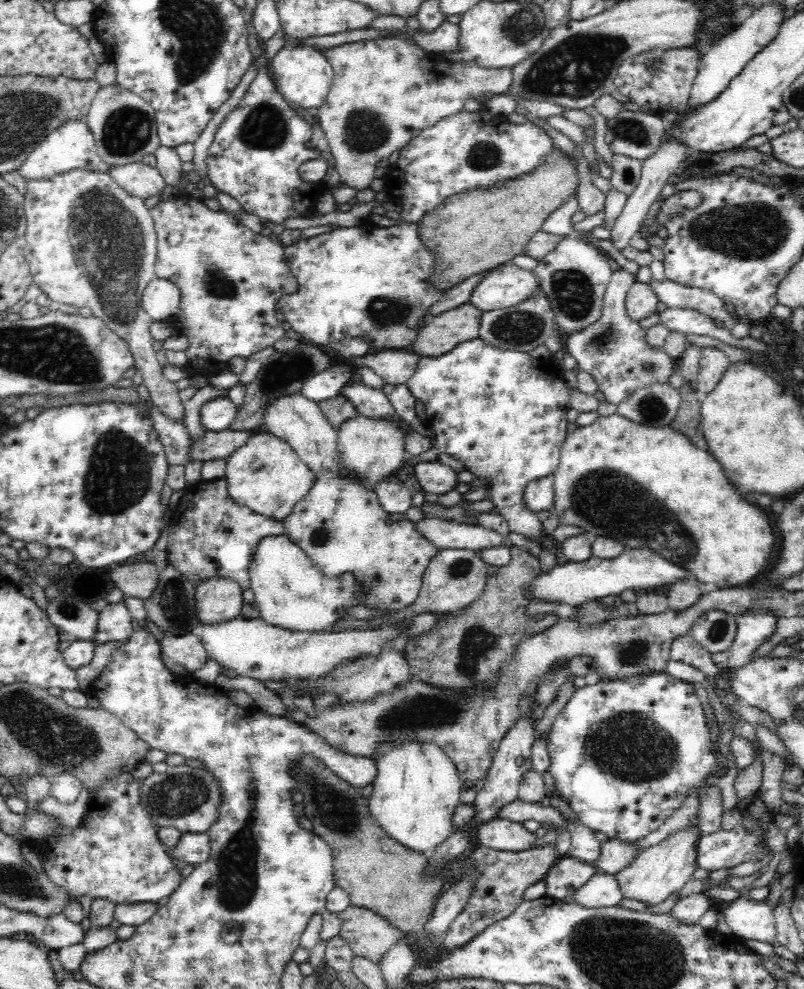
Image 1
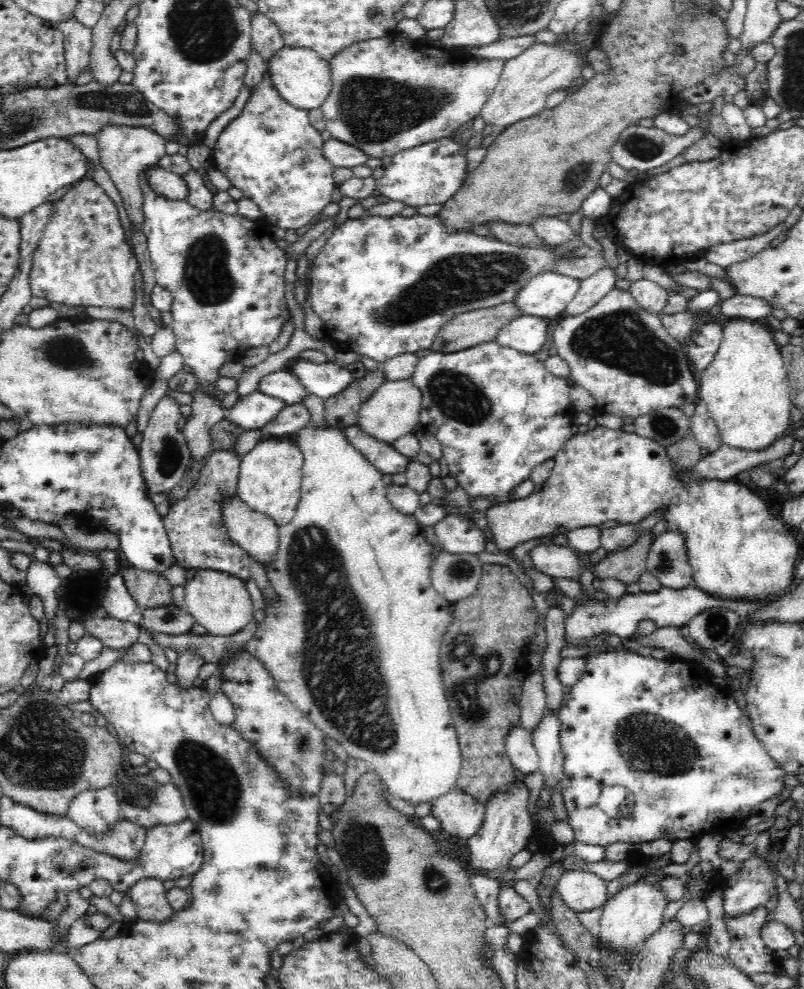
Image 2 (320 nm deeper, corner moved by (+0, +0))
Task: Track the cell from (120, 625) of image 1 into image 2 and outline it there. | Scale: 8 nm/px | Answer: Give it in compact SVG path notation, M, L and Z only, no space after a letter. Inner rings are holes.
M110 572L102 605L111 618L140 625L143 610L136 604L120 572Z

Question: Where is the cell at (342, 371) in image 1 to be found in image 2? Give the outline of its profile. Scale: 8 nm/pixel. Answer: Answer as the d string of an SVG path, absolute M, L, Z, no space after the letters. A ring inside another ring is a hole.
M288 369L278 372L271 372L258 380L256 391L266 394L266 396L273 396L283 400L286 404L294 404L294 402L302 402L306 390L304 386L298 382Z

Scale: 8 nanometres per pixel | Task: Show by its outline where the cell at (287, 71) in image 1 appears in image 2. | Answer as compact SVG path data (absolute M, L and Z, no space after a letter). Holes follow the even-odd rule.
M282 46L274 56L265 62L270 81L278 95L298 110L321 108L331 91L331 68L328 61L320 58L315 50L308 47Z

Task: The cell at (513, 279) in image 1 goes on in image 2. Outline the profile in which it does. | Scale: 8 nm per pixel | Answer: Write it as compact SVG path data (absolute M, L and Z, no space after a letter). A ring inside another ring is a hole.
M556 272L540 274L520 289L514 301L522 314L550 320L564 314L581 284Z

